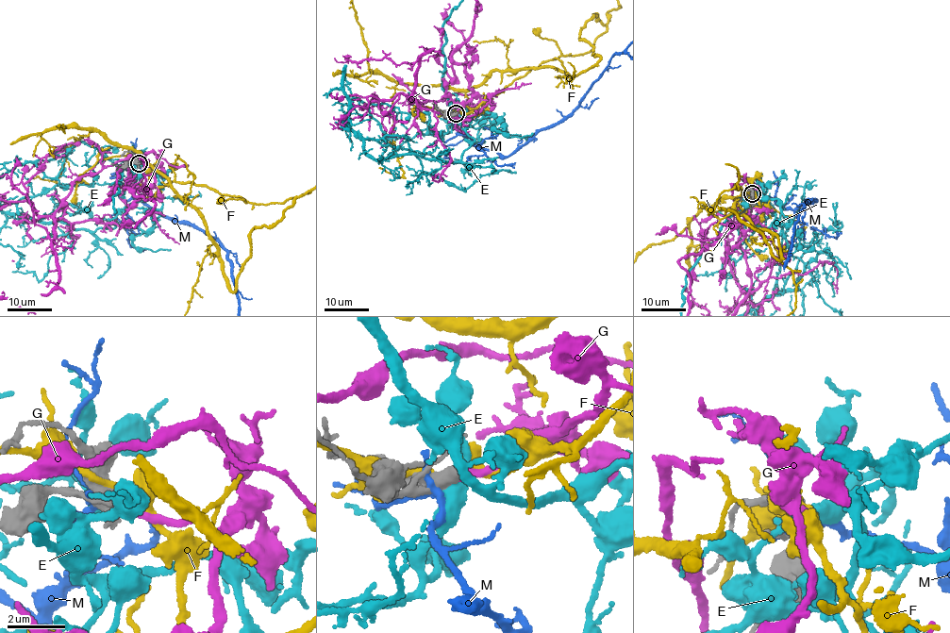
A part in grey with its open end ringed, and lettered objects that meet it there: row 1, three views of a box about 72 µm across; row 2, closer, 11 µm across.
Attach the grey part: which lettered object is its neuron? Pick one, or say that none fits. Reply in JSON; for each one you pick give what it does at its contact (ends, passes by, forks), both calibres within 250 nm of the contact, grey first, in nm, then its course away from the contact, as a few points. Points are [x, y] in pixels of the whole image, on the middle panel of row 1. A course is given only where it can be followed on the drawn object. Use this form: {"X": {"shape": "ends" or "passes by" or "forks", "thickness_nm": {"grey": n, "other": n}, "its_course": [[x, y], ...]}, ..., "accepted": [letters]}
{"G": {"shape": "ends", "thickness_nm": {"grey": 440, "other": 360}}, "accepted": ["G"]}

